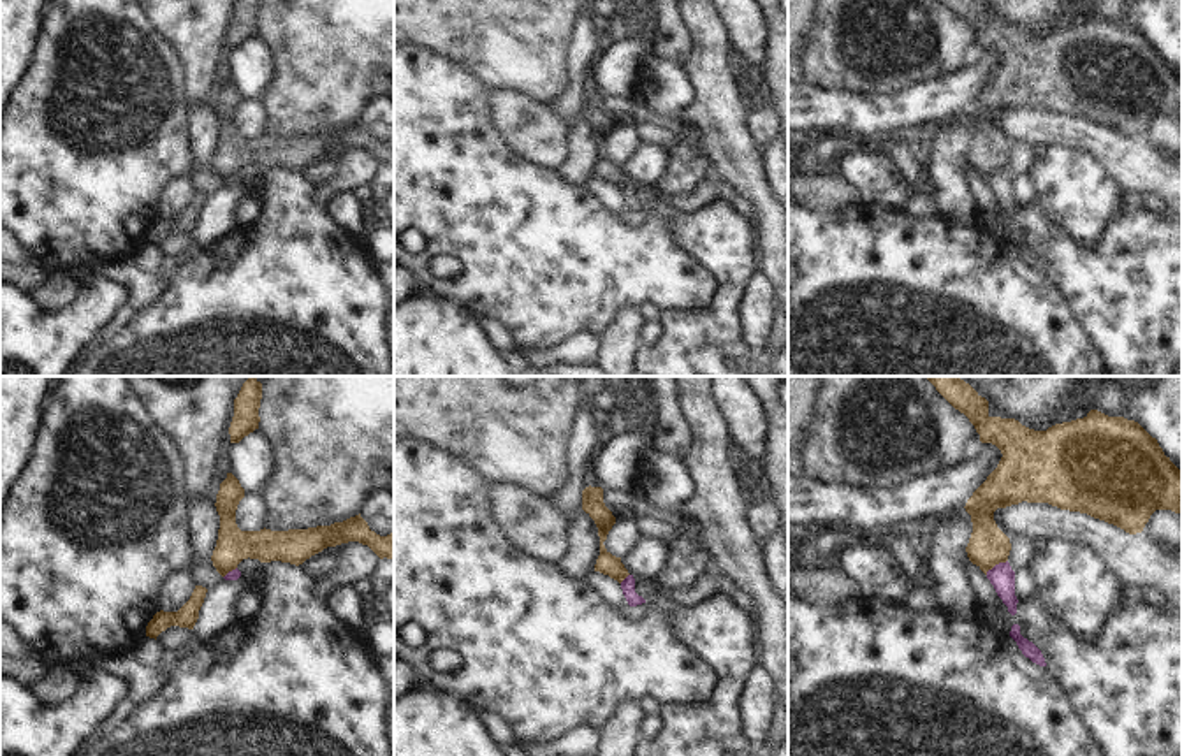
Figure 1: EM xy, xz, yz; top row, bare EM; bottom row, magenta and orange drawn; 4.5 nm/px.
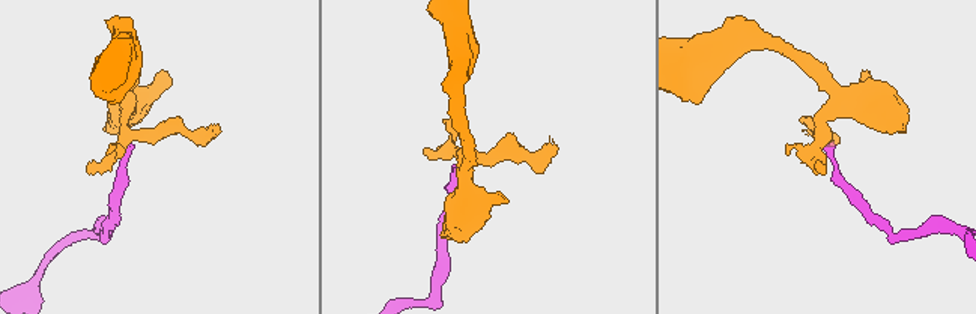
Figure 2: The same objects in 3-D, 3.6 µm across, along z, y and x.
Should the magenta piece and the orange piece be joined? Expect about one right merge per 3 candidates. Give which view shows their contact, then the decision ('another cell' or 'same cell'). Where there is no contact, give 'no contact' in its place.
meets magenta in yz; another cell

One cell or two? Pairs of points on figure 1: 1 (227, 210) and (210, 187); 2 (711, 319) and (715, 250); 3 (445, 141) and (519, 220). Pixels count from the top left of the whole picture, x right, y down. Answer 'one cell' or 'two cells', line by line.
1: two cells
2: one cell
3: one cell

